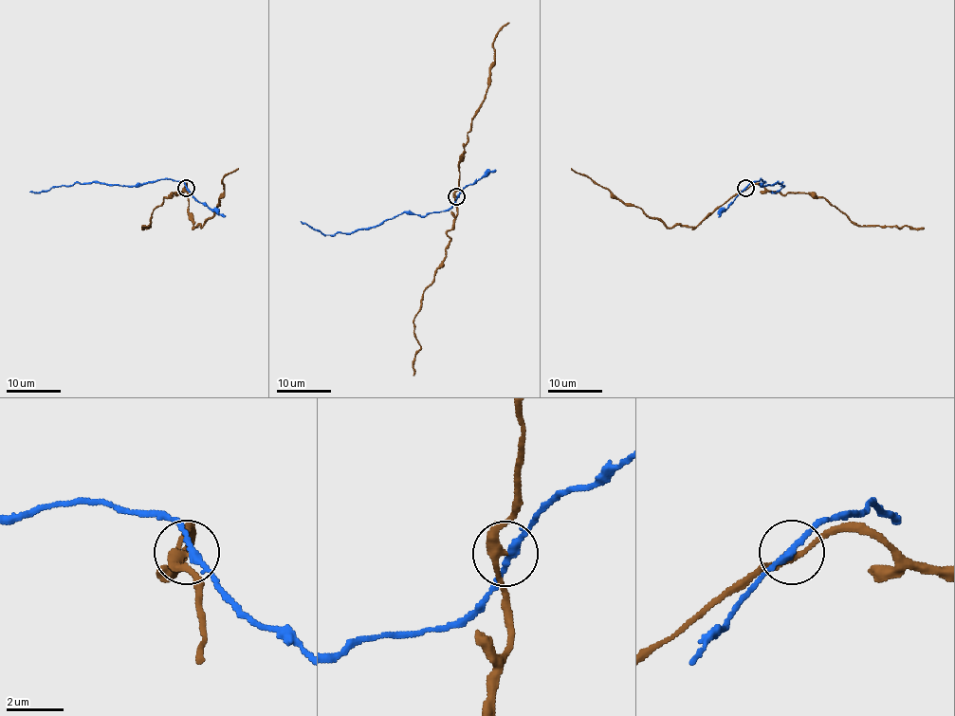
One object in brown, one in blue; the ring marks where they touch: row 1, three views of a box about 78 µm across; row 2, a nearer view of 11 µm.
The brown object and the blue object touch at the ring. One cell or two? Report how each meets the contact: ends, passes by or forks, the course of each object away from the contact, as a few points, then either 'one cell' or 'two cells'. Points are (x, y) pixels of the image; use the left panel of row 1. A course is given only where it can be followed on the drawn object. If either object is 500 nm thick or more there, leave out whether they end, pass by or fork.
brown passes by | blue passes by | brown via (186, 189), (189, 218), (192, 226), (201, 227), (218, 204), (224, 192), (223, 179), (238, 168) | blue via (186, 189), (182, 182), (157, 179), (130, 186), (80, 183), (52, 186), (40, 192), (29, 192) | two cells

